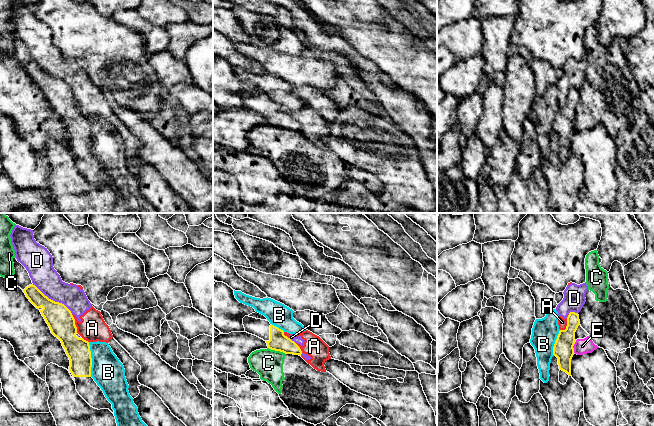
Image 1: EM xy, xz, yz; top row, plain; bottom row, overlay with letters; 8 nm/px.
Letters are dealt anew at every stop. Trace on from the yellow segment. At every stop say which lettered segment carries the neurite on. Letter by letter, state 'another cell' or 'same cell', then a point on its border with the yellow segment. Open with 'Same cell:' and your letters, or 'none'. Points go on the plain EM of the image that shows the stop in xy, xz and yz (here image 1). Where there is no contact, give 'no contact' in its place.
Same cell: none
A: another cell; meets yellow in yz at (567, 100)
B: another cell; meets yellow in xy at (91, 135)
C: another cell; meets yellow in xz at (277, 126)
D: another cell; meets yellow in xy at (52, 76)
E: another cell; meets yellow in yz at (572, 123)

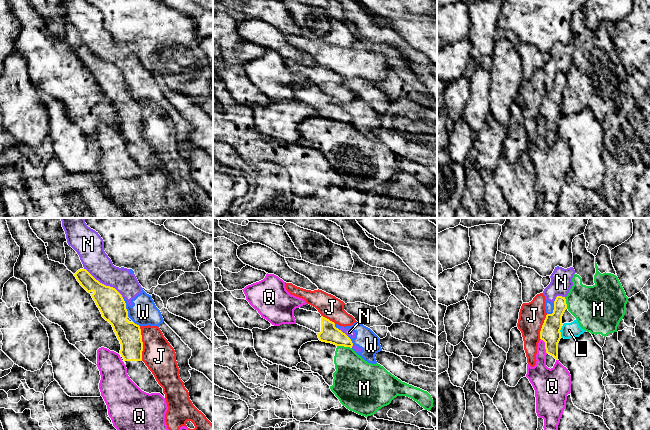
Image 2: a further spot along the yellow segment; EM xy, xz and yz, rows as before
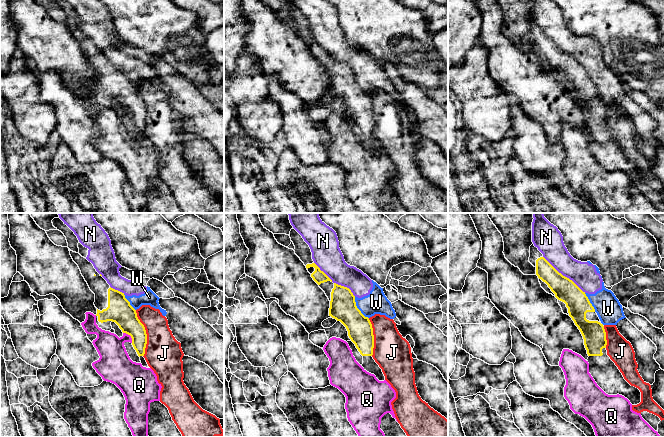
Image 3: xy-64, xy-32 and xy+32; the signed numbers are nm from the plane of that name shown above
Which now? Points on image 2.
Same cell: none
J: another cell; meets yellow in xy at (142, 119)
L: another cell; meets yellow in yz at (559, 107)
M: another cell; meets yellow in xz at (344, 122)
N: another cell; meets yellow in xy at (103, 60)
Q: another cell; meets yellow in yz at (545, 122)
W: another cell; meets yellow in yz at (554, 84)

